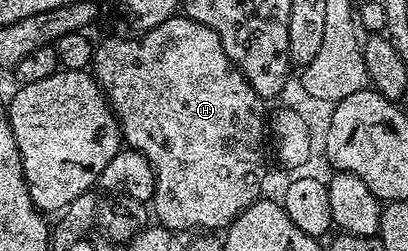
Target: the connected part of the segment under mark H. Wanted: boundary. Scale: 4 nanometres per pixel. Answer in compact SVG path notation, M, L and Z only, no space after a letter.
M173 16L156 28L151 28L150 31L128 37L130 38L108 38L101 46L99 43L92 55L90 70L96 83L108 97L108 102L116 113L116 119L120 121L120 133L127 149L137 150L142 156L146 156L146 160L152 166L156 177L156 192L152 195L150 203L151 213L159 225L173 232L181 232L180 230L223 232L247 206L254 204L261 197L262 176L266 169L266 162L264 162L264 150L266 154L265 99L260 98L258 92L254 92L254 88L244 79L240 69L230 60L230 56L226 56L226 48L222 48L222 40L218 32L206 28L206 24L198 24L193 18Z

